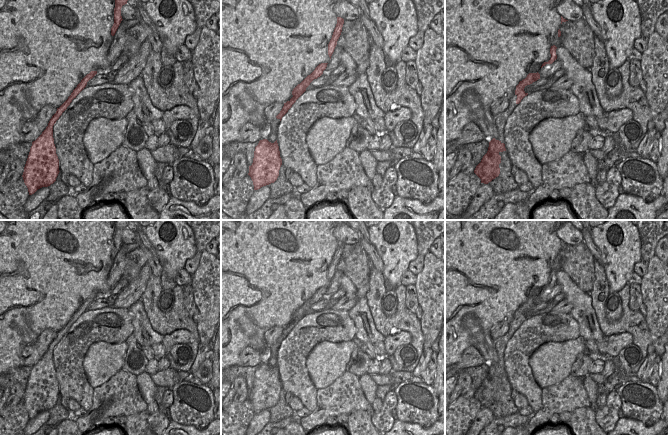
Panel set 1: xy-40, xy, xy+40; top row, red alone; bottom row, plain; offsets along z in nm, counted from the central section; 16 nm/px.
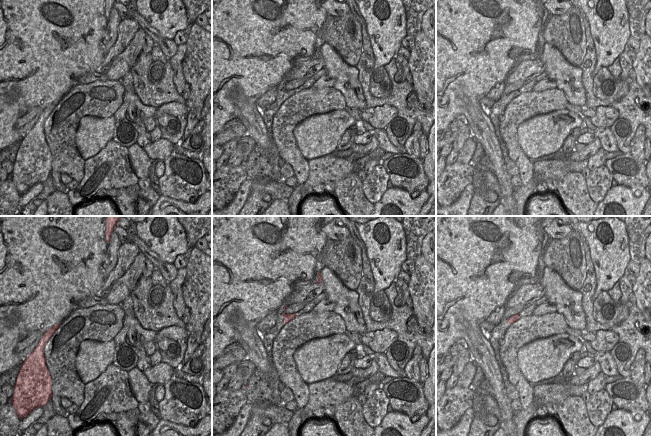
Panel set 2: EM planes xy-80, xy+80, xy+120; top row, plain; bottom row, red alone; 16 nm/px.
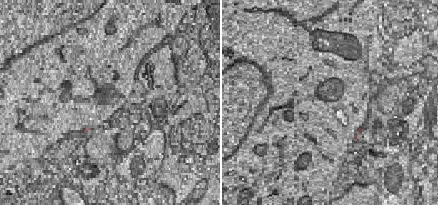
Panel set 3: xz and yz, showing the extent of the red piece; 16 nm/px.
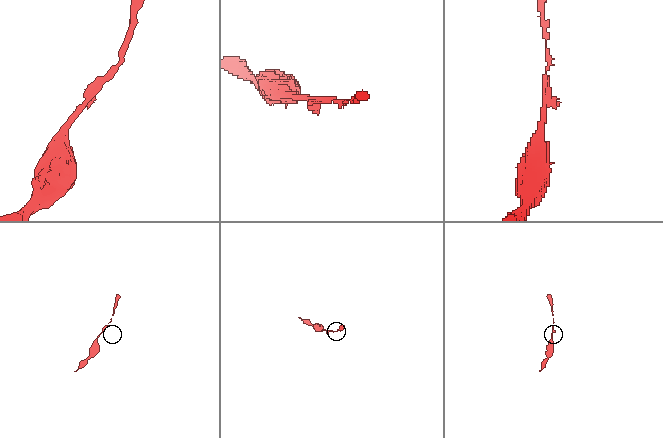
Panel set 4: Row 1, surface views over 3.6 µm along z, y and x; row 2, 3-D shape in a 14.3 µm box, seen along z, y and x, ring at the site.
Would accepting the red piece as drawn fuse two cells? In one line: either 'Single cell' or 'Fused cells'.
Single cell

